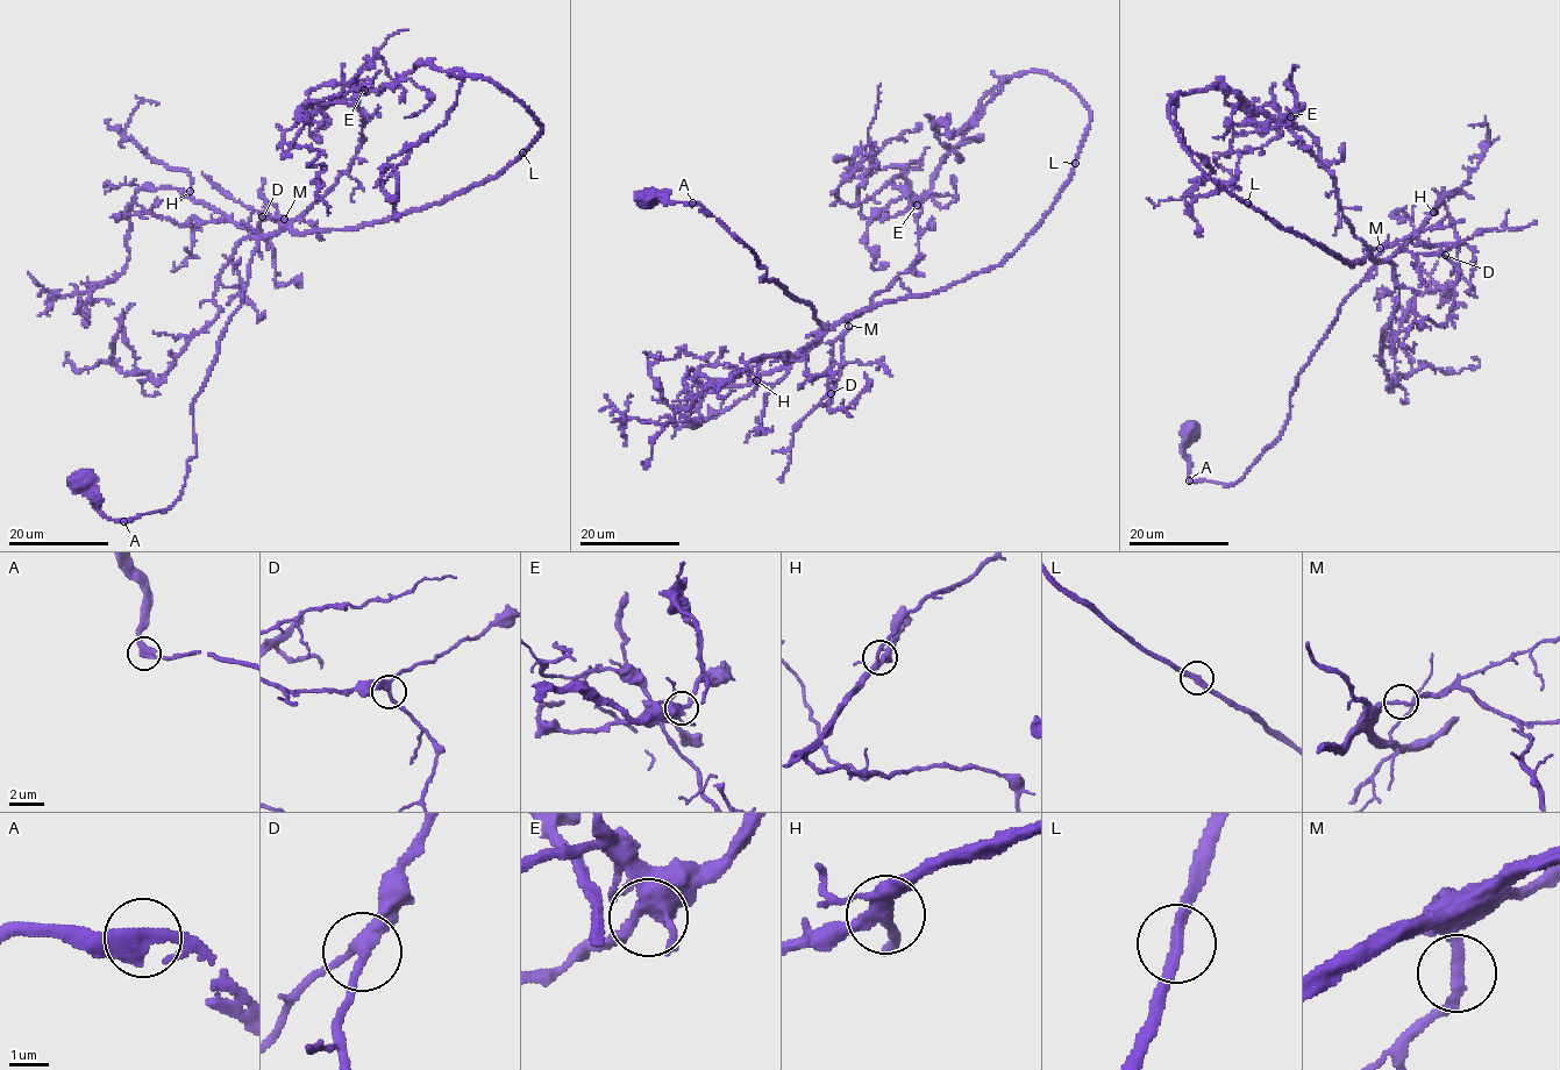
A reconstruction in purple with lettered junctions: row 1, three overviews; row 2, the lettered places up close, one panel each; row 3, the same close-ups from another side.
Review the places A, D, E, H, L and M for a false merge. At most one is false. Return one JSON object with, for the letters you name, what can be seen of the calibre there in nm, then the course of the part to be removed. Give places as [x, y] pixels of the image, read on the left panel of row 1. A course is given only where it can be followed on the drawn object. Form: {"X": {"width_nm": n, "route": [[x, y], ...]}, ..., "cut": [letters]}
{"cut": []}

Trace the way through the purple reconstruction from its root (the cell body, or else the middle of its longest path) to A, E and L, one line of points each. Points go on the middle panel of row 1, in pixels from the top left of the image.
A: (650, 204), (656, 195), (667, 202), (692, 204)
E: (650, 204), (699, 202), (826, 329), (914, 265), (917, 205)
L: (650, 204), (699, 202), (753, 250), (767, 269), (762, 280), (811, 305), (827, 329), (1002, 265), (1075, 164)

